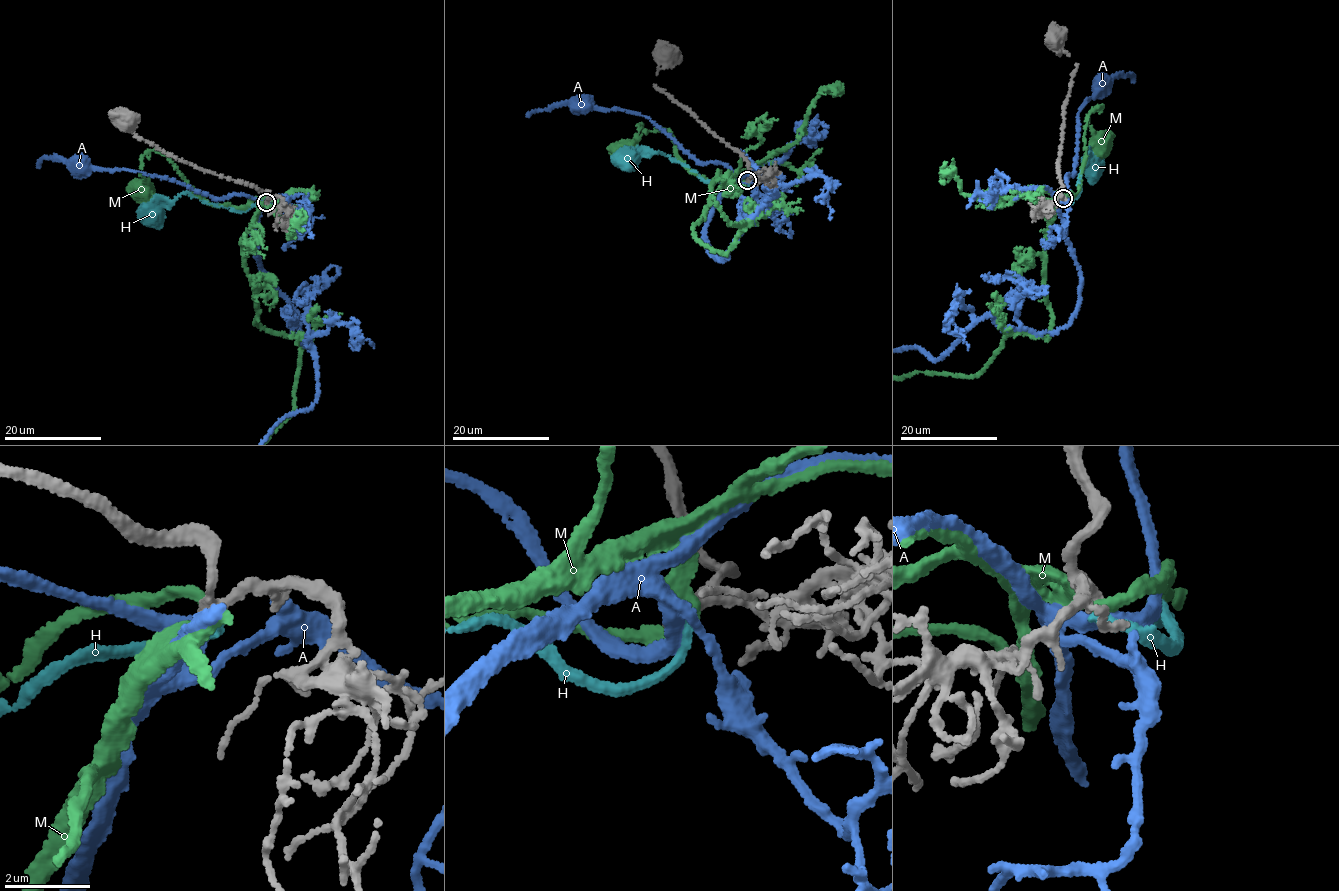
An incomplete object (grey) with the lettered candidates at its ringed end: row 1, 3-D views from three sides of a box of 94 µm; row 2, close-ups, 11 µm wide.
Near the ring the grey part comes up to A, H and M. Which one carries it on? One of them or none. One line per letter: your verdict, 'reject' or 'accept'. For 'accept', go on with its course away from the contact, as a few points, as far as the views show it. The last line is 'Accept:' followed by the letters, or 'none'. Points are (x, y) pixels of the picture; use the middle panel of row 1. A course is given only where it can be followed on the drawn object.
A: reject
H: reject
M: reject
Accept: none

